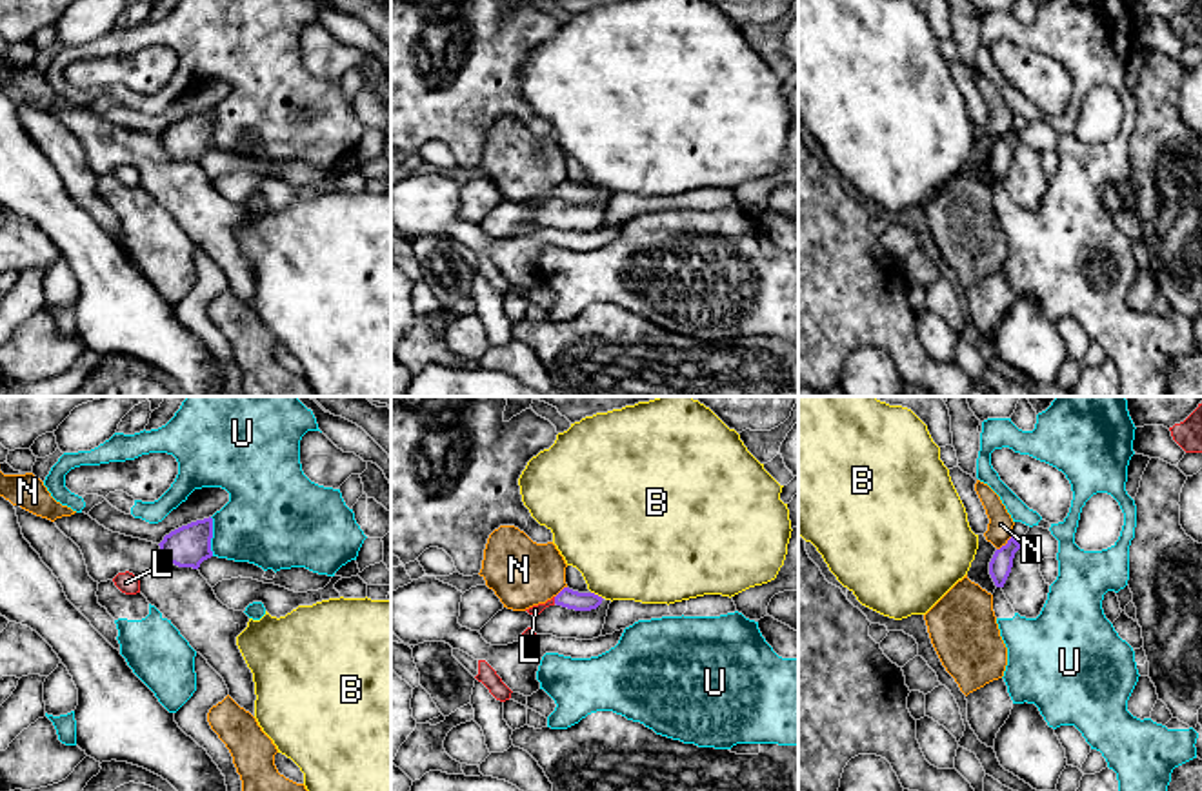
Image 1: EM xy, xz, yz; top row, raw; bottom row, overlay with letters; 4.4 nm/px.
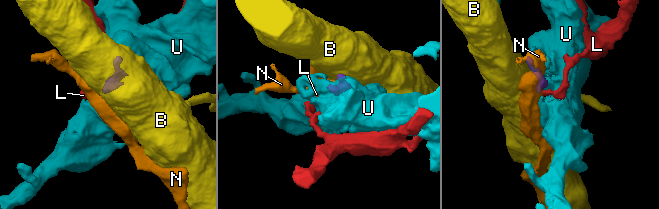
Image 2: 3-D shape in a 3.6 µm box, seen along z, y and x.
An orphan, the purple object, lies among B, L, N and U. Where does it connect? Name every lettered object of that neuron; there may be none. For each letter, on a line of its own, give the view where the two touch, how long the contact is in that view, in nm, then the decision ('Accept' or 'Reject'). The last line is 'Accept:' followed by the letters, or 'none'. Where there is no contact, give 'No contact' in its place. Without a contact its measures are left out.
B: Touches purple in xz. Shared border 70 nm. Reject
L: Touches purple in xz. Shared border 30 nm. Accept
N: Touches purple in yz. Shared border 90 nm. Reject
U: Touches purple in xy. Shared border 180 nm. Reject
Accept: L

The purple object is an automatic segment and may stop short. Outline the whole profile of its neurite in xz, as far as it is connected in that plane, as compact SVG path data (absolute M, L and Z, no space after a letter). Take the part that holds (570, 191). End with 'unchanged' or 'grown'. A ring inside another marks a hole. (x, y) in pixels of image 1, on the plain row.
M564 180L556 189L553 189L546 196L533 198L526 204L529 207L536 209L546 200L555 198L555 196L567 200L567 202L575 202L575 204L591 204L591 202L596 202L602 196L602 193L604 191L595 187L595 185L578 185L578 184L569 182L569 180Z; grown

